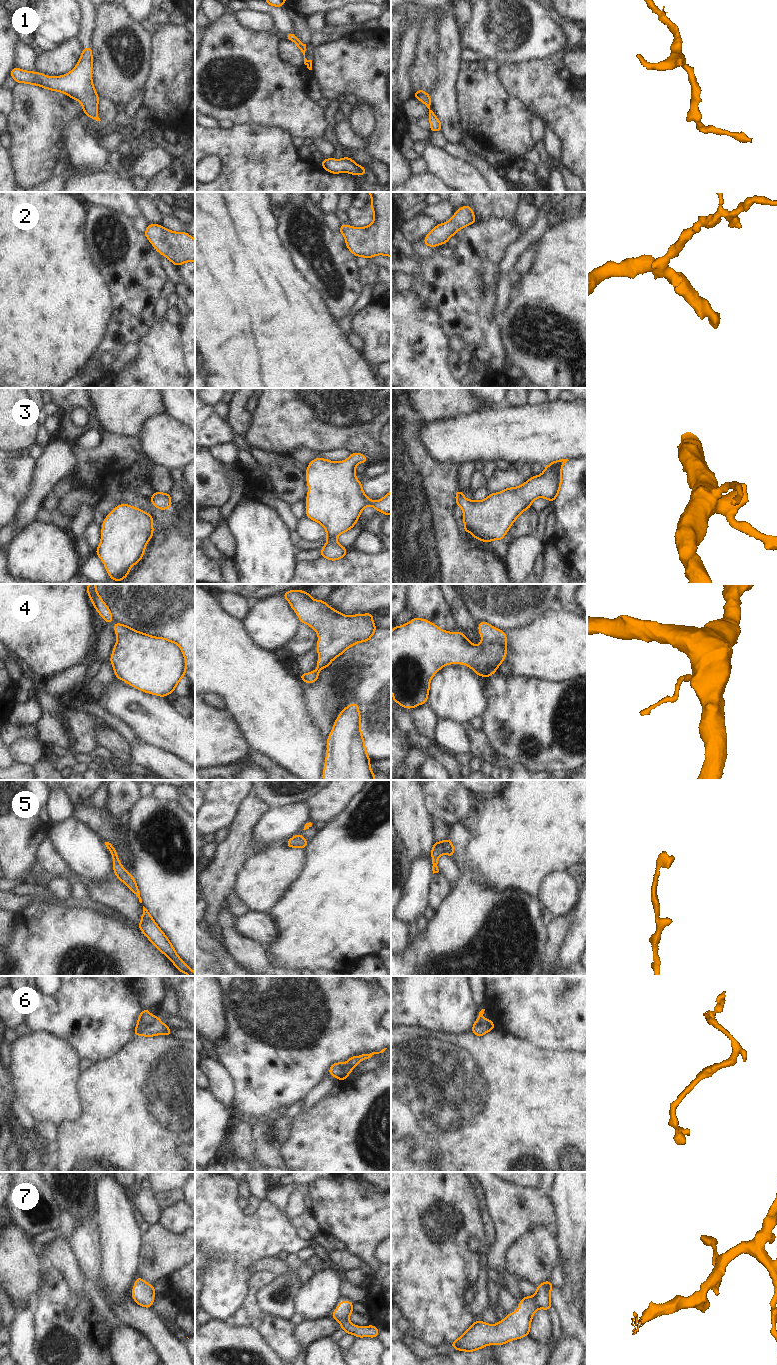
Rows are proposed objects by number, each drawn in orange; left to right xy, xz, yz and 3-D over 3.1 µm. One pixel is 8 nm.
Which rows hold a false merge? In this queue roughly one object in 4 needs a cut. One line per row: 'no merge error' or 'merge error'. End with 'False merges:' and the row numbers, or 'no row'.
1: no merge error
2: no merge error
3: no merge error
4: no merge error
5: no merge error
6: no merge error
7: no merge error
False merges: no row

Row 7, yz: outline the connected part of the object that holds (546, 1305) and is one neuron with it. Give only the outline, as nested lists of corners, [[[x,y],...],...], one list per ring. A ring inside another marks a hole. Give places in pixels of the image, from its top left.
[[[550,1280],[537,1285],[533,1296],[524,1296],[519,1302],[519,1309],[495,1325],[478,1319],[457,1340],[450,1343],[457,1351],[473,1352],[488,1345],[505,1345],[511,1340],[518,1340],[530,1335],[531,1320],[539,1309],[549,1311],[551,1303]]]

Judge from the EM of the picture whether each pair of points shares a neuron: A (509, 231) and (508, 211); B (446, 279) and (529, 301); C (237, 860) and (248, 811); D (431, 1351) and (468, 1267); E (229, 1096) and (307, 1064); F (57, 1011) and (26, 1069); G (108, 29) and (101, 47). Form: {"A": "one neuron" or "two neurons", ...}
{"A": "two neurons", "B": "two neurons", "C": "one neuron", "D": "two neurons", "E": "two neurons", "F": "two neurons", "G": "one neuron"}

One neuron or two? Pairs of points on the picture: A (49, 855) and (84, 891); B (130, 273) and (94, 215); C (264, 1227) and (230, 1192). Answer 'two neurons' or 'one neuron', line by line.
A: one neuron
B: one neuron
C: one neuron

